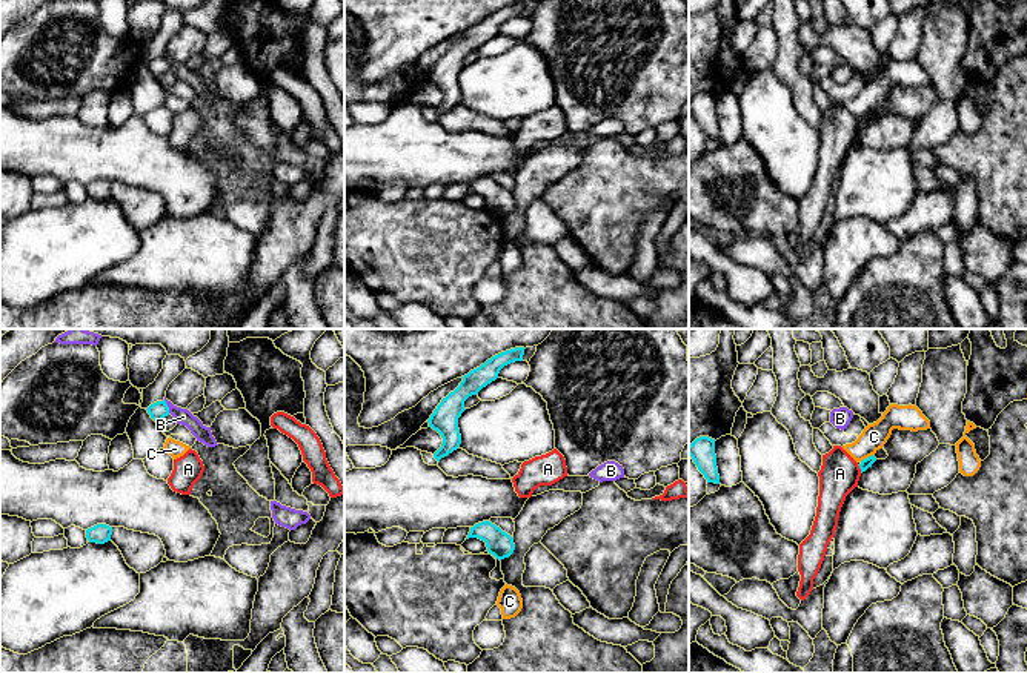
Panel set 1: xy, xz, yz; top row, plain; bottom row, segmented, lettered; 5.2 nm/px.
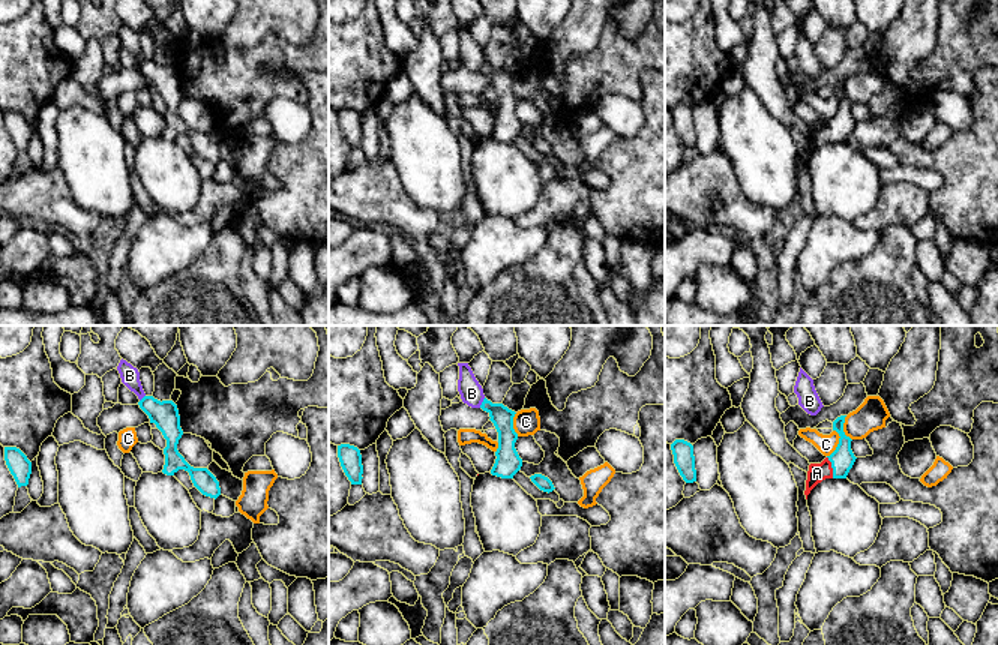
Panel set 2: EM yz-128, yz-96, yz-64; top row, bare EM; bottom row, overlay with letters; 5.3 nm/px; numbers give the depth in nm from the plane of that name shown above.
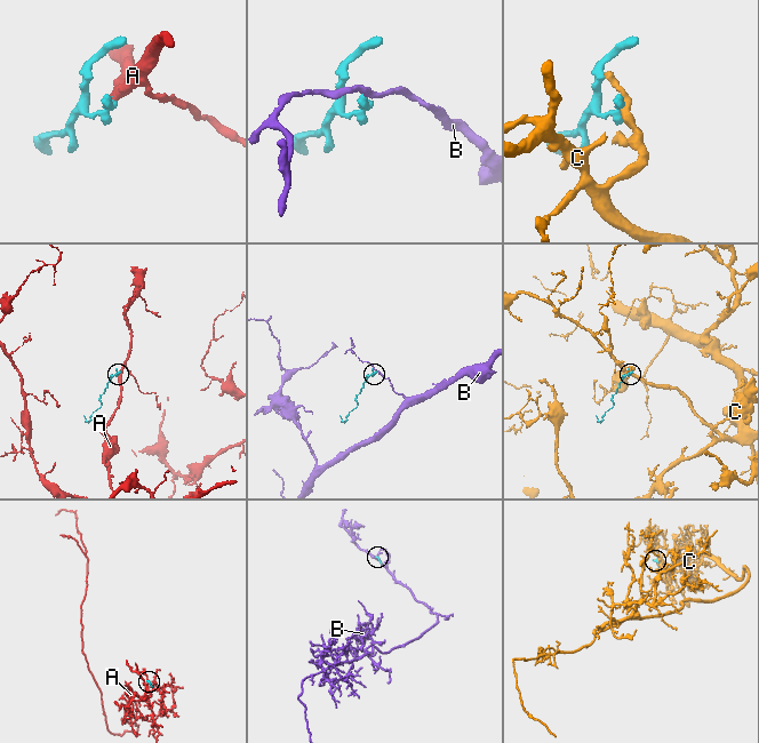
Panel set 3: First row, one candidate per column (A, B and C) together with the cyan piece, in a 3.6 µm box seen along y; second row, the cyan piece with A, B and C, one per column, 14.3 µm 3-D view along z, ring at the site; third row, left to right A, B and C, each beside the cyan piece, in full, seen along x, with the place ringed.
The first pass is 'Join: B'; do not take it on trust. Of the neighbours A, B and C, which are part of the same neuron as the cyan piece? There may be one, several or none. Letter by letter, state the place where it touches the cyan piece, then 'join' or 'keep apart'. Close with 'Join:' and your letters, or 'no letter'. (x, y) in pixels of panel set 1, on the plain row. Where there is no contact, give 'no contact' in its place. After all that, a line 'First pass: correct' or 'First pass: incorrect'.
A: yz (860, 123) | join
B: xy (166, 62) | keep apart
C: yz (869, 112) | keep apart
Join: A
First pass: incorrect

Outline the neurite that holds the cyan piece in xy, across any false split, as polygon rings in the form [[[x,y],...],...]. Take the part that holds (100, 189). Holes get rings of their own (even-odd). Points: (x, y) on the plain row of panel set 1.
[[[97,180],[86,186],[86,194],[89,198],[105,200],[111,197],[112,183],[106,180]]]

